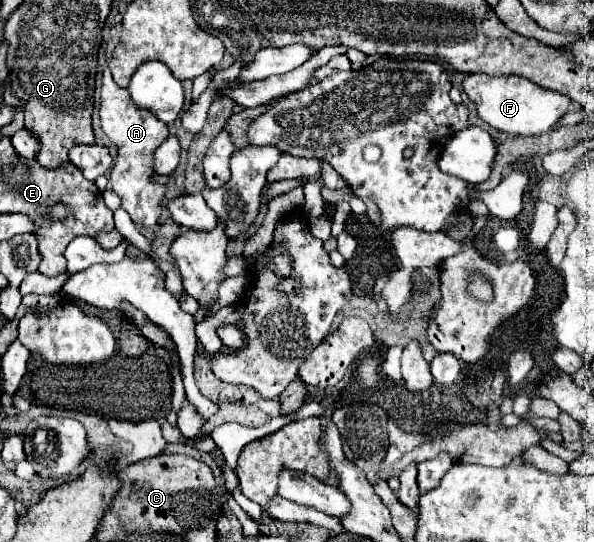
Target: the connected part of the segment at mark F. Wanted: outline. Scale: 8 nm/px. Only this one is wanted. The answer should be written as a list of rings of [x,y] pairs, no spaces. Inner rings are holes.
[[[467,74],[463,80],[463,92],[477,106],[479,116],[495,130],[517,134],[517,136],[539,136],[547,134],[567,114],[571,98],[553,90],[545,90],[523,76],[489,76],[489,74]]]

